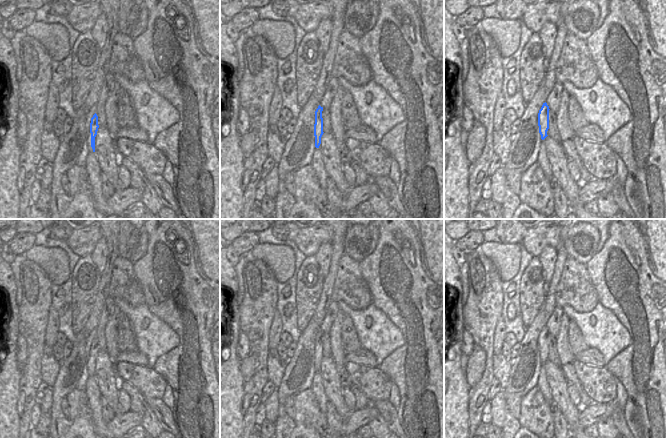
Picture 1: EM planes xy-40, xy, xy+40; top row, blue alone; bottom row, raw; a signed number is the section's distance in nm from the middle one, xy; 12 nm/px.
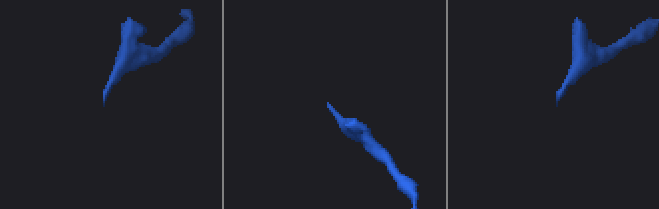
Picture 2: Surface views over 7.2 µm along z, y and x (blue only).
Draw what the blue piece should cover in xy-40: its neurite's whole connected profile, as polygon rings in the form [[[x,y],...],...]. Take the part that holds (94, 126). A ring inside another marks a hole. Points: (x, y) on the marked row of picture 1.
[[[95,113],[91,118],[90,128],[89,128],[89,135],[87,137],[87,148],[89,152],[95,152],[95,137],[97,135],[99,125],[98,125],[98,116]]]

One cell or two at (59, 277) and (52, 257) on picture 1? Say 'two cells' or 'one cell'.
one cell

